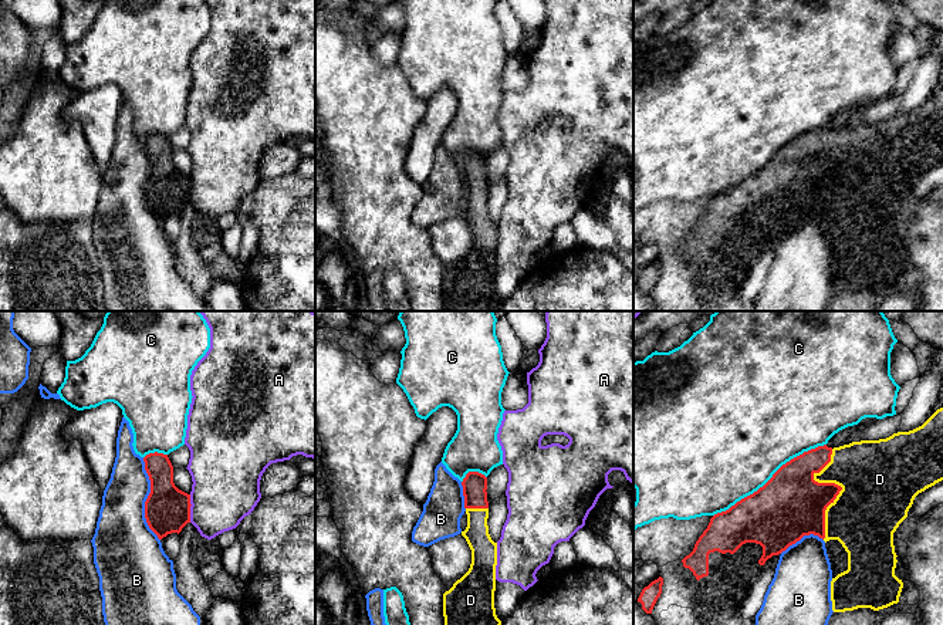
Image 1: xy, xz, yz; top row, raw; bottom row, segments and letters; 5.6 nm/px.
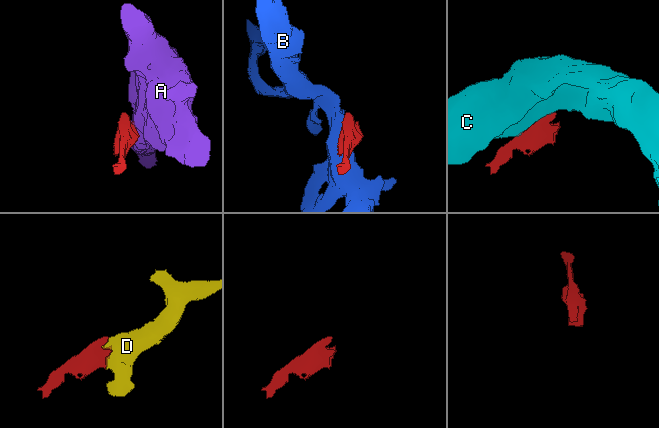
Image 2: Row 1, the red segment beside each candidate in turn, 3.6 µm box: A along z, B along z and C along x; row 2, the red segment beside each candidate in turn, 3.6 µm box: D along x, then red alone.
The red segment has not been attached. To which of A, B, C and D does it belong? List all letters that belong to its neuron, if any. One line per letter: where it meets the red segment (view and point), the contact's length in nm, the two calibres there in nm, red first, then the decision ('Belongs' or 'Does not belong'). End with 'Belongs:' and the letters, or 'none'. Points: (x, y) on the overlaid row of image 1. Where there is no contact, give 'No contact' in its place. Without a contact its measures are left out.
A: Touches red at xy (189, 509). Shared border 160 nm. Thickness 260 nm (red) against 380 nm. Does not belong
B: Touches red at xy (146, 499). Shared border 480 nm. Thickness 260 nm (red) against 320 nm. Does not belong
C: Touches red at yz (770, 479). Shared border 750 nm. Thickness 380 nm (red) against 500 nm. Does not belong
D: Touches red at yz (837, 485). Shared border 500 nm. Thickness 320 nm (red) against 440 nm. Belongs
Belongs: D

